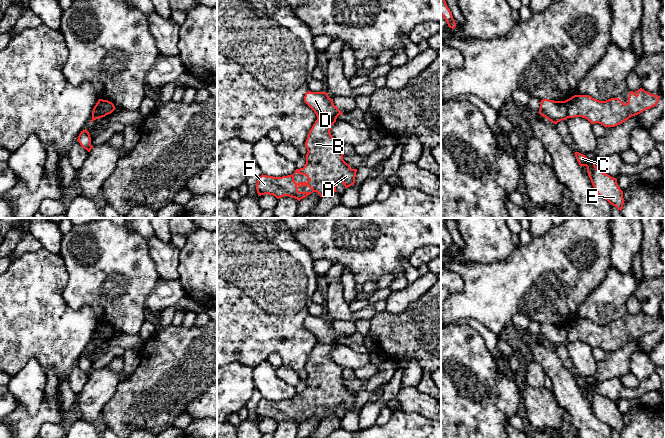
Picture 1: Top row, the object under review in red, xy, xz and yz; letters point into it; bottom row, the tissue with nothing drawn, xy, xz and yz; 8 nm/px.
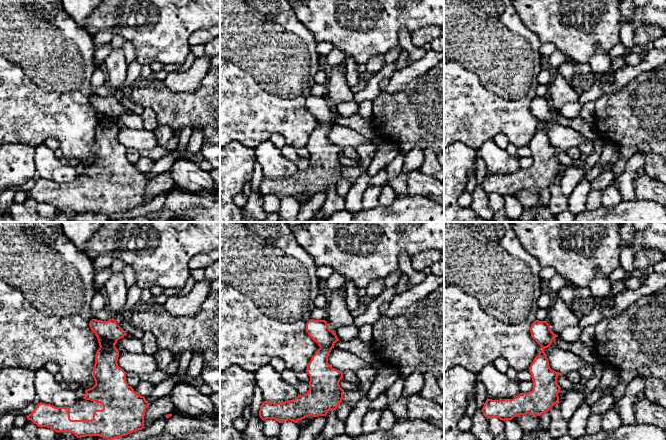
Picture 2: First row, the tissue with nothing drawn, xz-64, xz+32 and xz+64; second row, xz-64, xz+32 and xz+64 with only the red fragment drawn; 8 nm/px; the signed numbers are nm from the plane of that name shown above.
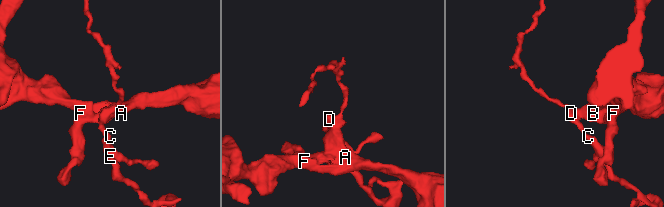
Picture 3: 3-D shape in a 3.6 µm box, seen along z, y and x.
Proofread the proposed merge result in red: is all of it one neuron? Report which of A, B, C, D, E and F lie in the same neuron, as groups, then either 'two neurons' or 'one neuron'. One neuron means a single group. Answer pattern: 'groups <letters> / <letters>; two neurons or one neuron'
groups A B C D E F; one neuron

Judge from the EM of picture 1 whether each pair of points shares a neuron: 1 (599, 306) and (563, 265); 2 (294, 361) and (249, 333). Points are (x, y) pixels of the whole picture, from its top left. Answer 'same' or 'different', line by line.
1: different
2: same

